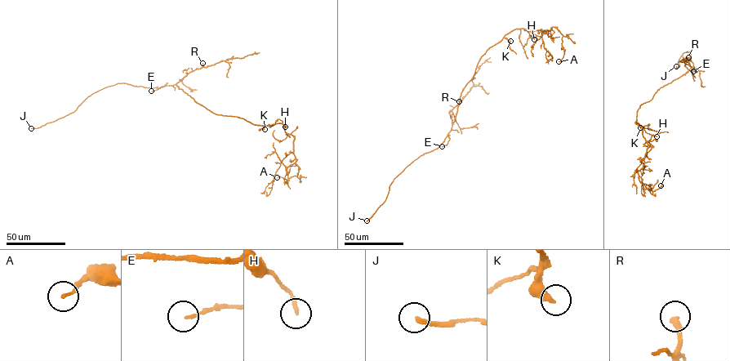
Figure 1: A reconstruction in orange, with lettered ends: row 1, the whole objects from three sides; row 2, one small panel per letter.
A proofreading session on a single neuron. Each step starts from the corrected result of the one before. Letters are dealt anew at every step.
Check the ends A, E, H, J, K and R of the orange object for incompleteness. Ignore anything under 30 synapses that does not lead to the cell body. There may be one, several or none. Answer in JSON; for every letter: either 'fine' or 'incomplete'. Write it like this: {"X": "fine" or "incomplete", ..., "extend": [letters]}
{"A": "fine", "E": "incomplete", "H": "fine", "J": "incomplete", "K": "fine", "R": "incomplete", "extend": ["E", "J", "R"]}

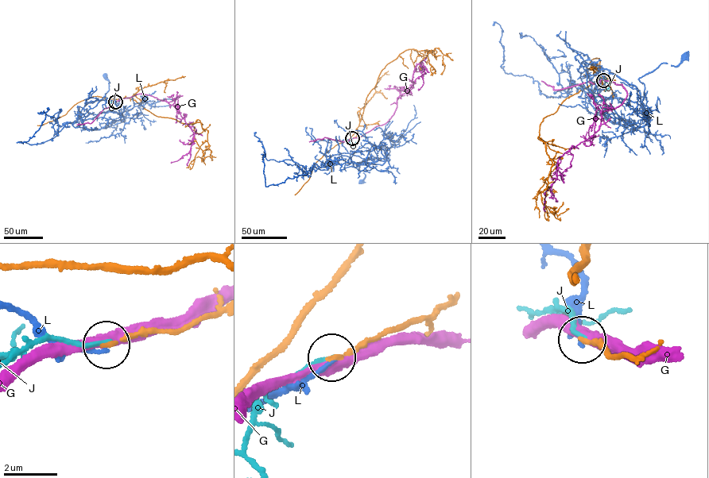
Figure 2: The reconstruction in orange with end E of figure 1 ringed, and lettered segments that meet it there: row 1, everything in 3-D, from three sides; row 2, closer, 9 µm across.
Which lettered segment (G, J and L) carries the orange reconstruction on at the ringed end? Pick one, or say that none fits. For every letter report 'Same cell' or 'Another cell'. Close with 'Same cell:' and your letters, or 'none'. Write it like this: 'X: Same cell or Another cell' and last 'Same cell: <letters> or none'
G: Another cell
J: Same cell
L: Another cell
Same cell: J

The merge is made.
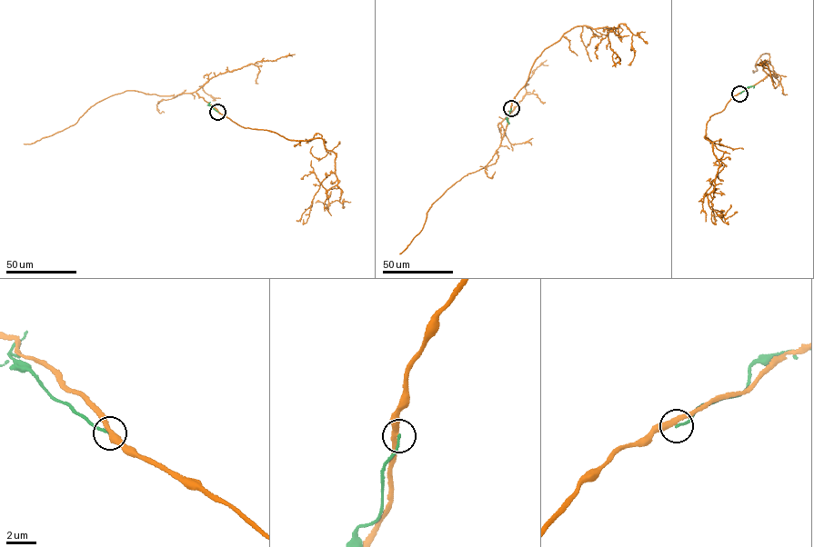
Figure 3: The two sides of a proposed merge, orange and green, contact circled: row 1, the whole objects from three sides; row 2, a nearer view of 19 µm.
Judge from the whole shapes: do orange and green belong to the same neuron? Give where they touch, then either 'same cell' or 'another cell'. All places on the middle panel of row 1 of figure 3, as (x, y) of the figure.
at (511, 108); another cell

